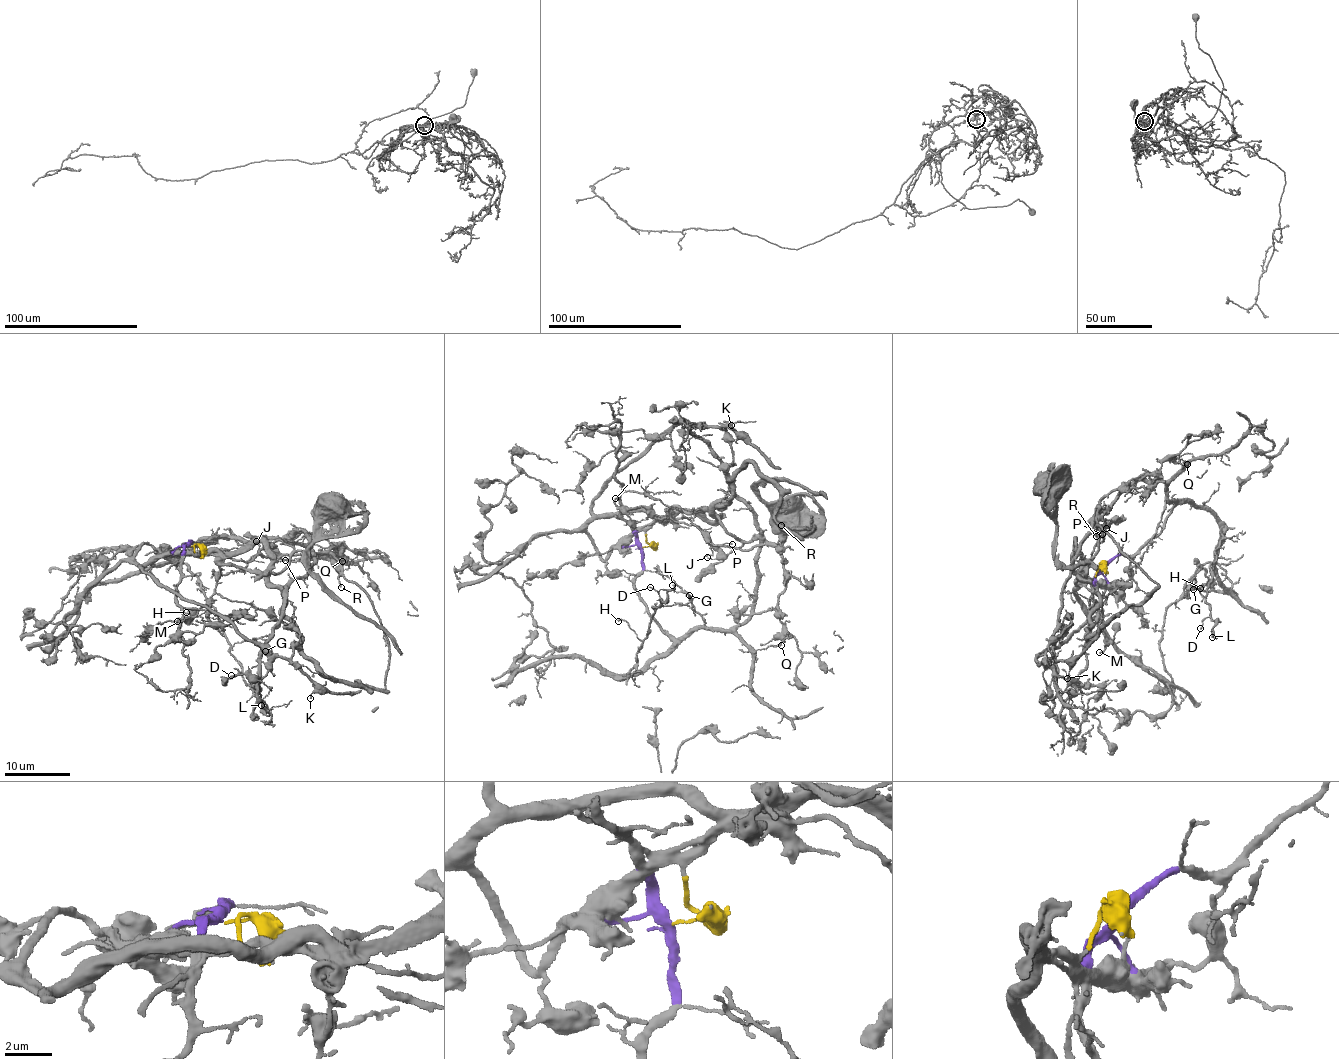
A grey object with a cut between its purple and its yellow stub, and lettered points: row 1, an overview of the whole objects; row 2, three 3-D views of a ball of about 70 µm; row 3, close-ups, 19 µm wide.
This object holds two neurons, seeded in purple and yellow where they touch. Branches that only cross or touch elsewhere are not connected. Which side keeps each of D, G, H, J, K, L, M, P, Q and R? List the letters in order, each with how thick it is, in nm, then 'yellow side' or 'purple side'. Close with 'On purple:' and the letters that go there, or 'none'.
D: 100 nm thick; purple side
G: 130 nm thick; purple side
H: 120 nm thick; purple side
J: 80 nm thick; yellow side
K: 130 nm thick; yellow side
L: 180 nm thick; purple side
M: 180 nm thick; yellow side
P: 70 nm thick; yellow side
Q: 120 nm thick; purple side
R: 120 nm thick; yellow side
On purple: D, G, H, L, Q

